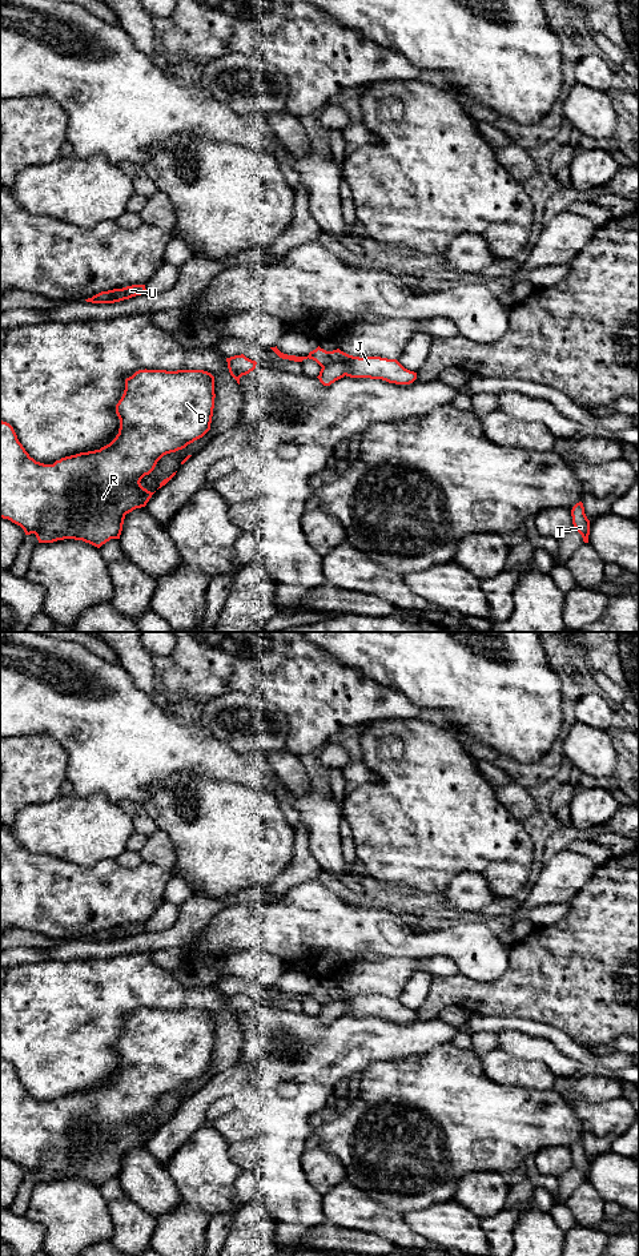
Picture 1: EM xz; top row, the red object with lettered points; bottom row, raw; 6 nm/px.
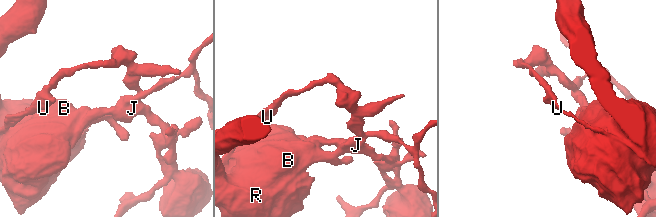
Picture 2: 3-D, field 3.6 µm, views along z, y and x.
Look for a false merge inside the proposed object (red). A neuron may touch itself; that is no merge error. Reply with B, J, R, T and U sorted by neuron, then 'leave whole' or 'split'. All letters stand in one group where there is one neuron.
B R T / J U | split

